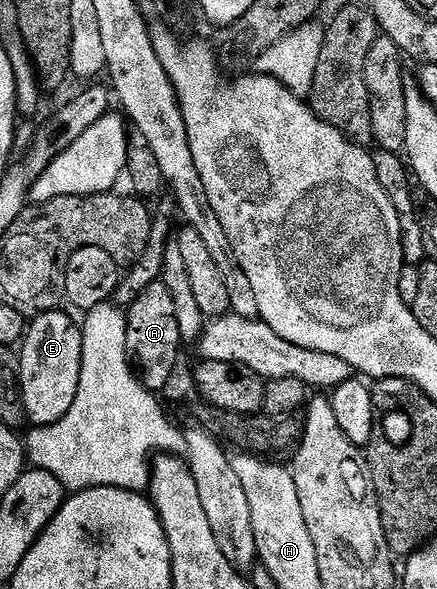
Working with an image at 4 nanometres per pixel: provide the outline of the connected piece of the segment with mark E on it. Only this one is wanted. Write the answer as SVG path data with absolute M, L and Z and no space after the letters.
M63 309L47 311L43 315L34 316L33 322L25 332L19 356L19 380L23 390L23 404L27 410L27 418L35 427L47 427L51 423L61 421L65 413L73 405L77 397L77 385L81 381L81 345L83 344L82 330L74 323Z

